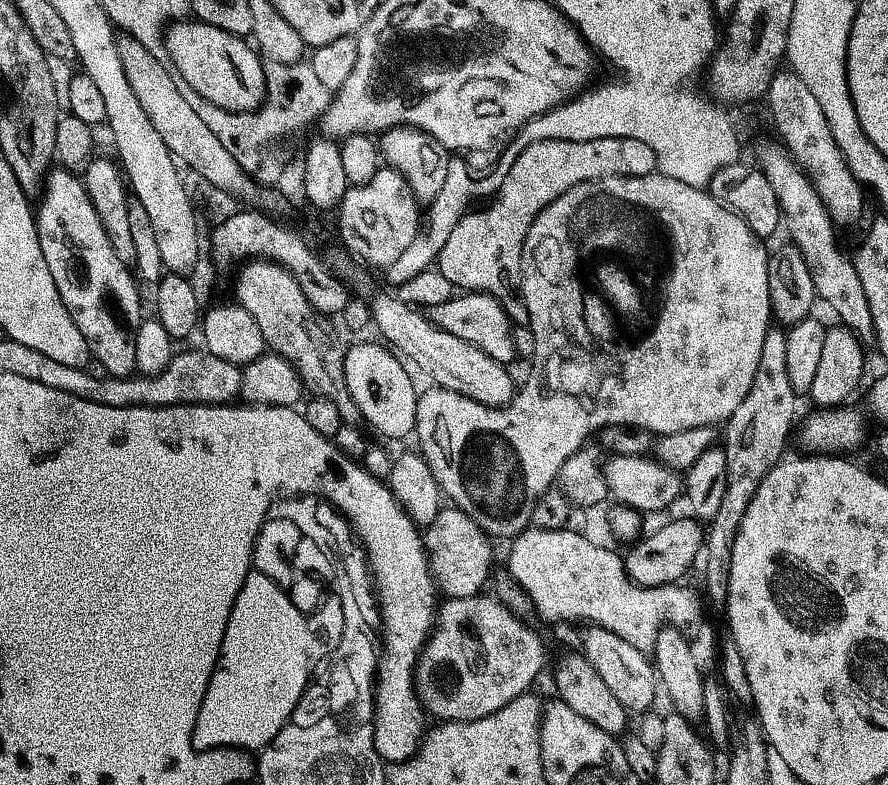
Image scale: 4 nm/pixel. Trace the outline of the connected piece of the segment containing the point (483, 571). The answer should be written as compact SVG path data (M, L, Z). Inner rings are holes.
M443 507L423 537L433 580L448 600L465 600L483 593L494 562L493 541L464 511Z

